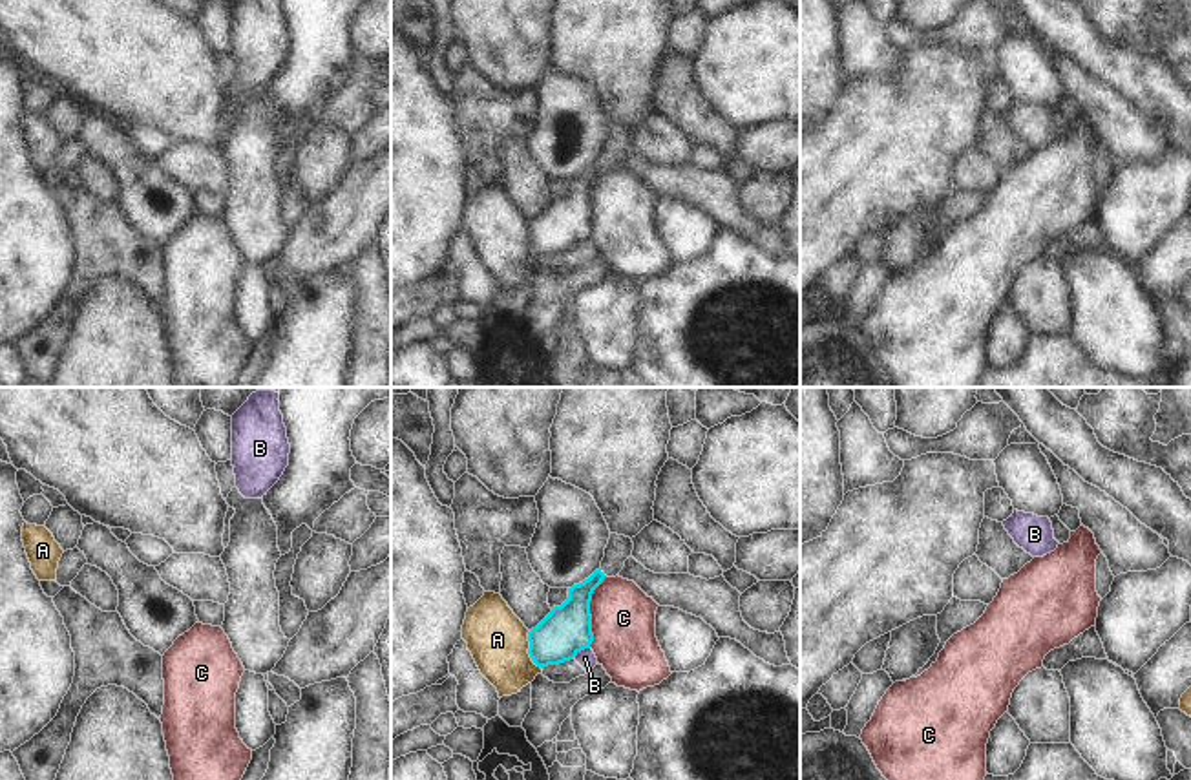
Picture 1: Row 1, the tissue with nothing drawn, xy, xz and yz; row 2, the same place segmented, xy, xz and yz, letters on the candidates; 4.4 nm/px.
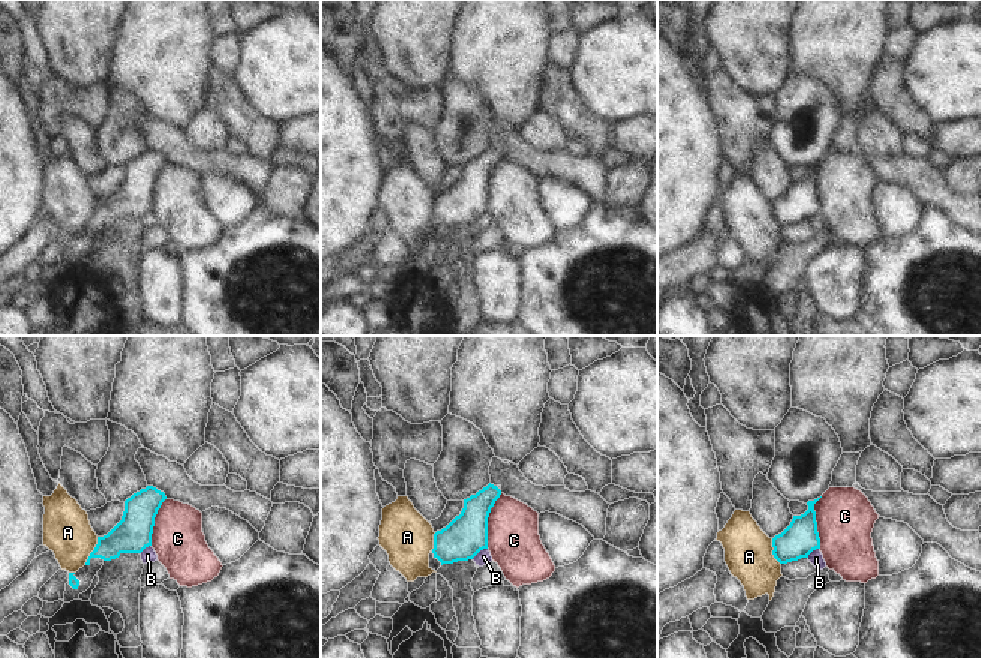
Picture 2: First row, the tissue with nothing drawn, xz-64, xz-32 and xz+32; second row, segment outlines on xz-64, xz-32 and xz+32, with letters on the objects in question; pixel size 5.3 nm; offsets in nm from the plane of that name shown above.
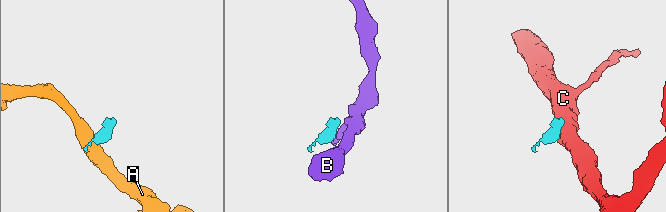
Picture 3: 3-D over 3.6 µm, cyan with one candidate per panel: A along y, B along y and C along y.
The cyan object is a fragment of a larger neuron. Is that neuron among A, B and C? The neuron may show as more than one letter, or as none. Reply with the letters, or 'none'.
none.

